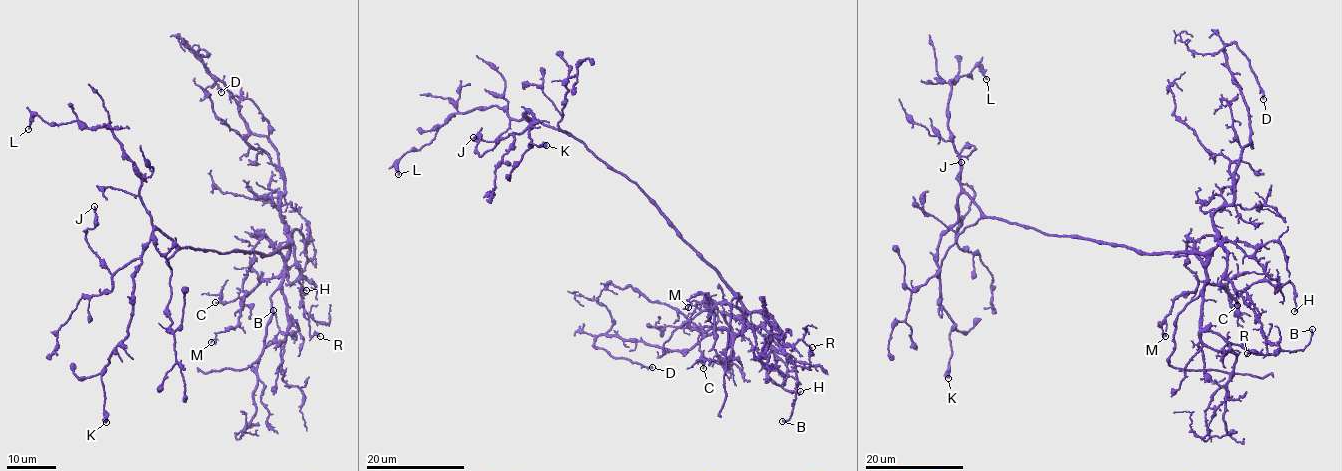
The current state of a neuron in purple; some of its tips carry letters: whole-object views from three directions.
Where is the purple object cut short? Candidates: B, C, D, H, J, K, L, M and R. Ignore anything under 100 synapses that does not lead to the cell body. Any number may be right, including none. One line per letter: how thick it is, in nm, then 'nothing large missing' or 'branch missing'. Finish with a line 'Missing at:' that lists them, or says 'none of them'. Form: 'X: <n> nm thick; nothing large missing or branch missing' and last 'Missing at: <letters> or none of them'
B: 150 nm thick; nothing large missing
C: 120 nm thick; nothing large missing
D: 170 nm thick; nothing large missing
H: 150 nm thick; nothing large missing
J: 190 nm thick; nothing large missing
K: 500 nm thick; nothing large missing
L: 150 nm thick; nothing large missing
M: 100 nm thick; nothing large missing
R: 100 nm thick; nothing large missing
Missing at: none of them

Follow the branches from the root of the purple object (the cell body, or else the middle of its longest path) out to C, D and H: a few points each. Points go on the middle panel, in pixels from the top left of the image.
C: (689, 243), (748, 312), (728, 357), (724, 361), (706, 360), (703, 368)
D: (689, 243), (742, 315), (725, 314), (730, 329), (682, 351), (596, 338), (611, 355), (652, 367)
H: (689, 243), (733, 292), (748, 323), (772, 334), (760, 355), (767, 374), (786, 390), (797, 393), (800, 391)

